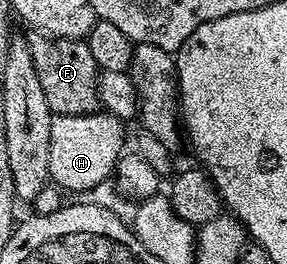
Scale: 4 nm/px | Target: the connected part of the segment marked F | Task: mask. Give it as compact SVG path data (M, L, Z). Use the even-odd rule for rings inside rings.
M35 34L29 40L33 54L33 66L37 66L37 78L41 82L41 90L45 92L45 102L49 102L52 113L57 116L82 116L85 112L96 111L99 103L99 74L97 62L93 62L93 54L87 46L86 39L56 40L42 34Z

